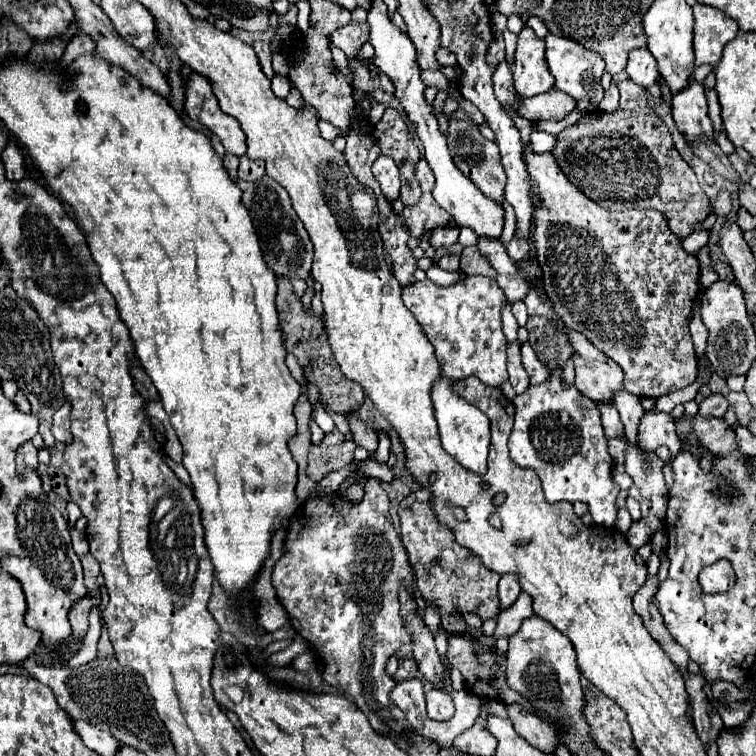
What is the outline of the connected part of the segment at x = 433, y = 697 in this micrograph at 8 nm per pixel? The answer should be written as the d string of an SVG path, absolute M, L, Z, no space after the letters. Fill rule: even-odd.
M433 688L433 690L429 690L429 692L425 694L425 698L427 698L427 716L429 716L431 720L447 722L449 718L453 718L453 714L455 714L455 704L453 704L453 700L451 700L449 694L439 692L437 688Z

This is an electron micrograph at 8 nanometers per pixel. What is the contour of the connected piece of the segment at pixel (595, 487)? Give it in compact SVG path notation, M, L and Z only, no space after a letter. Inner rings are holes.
M559 366L549 370L545 382L529 386L521 396L515 396L513 406L515 426L509 438L513 462L537 472L549 502L583 502L589 506L595 524L611 528L617 518L615 498L619 486L611 478L613 460L607 452L607 438L597 406L575 384L561 380Z

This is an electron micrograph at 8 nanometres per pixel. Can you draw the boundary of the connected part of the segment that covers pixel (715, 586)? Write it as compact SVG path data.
M717 560L715 566L707 566L701 570L699 584L709 594L727 592L731 584L735 584L735 570L731 568L731 564L727 564L727 560Z

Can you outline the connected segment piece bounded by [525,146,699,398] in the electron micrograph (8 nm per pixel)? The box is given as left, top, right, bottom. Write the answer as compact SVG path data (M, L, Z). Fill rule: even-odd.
M527 146L525 164L527 164L529 176L535 180L535 186L537 186L537 192L541 196L541 204L543 204L543 208L539 208L539 220L535 224L535 248L537 248L537 258L539 258L539 264L543 270L543 290L545 290L547 298L553 302L551 308L555 312L555 318L559 318L567 330L575 330L575 332L583 334L595 348L599 348L605 356L609 356L611 360L615 360L623 368L625 390L629 394L635 394L639 398L643 398L643 396L659 398L663 394L669 394L673 390L681 390L681 388L693 384L697 378L697 372L699 372L699 362L697 362L697 354L693 350L693 342L691 342L687 324L691 318L693 300L699 292L699 280L697 280L699 278L699 260L697 260L697 256L689 256L681 248L679 238L669 230L667 218L661 212L657 212L657 210L607 212L599 204L595 204L593 200L583 196L583 192L579 192L575 186L571 186L569 180L563 176L563 172L559 172L559 166L555 164L555 160L551 160L549 152L547 154L533 154L531 146Z

